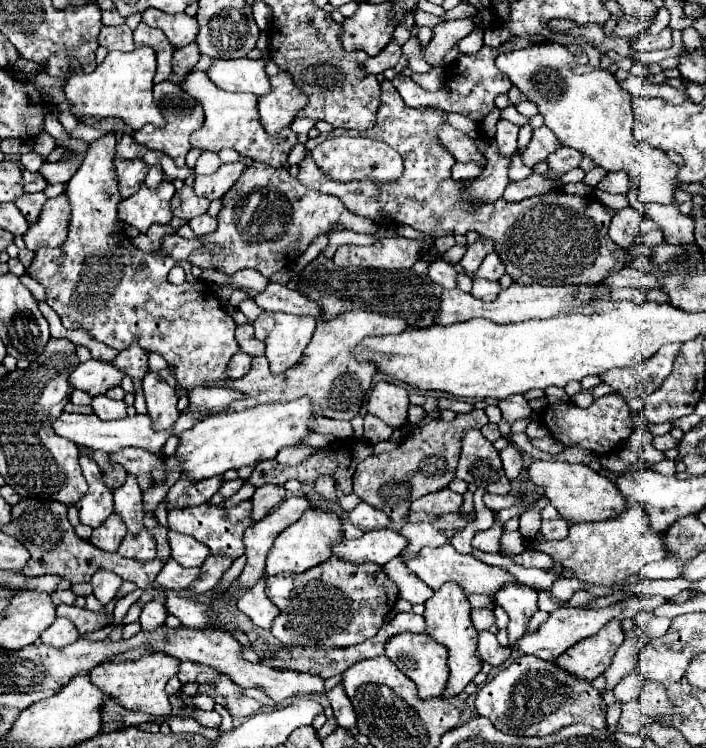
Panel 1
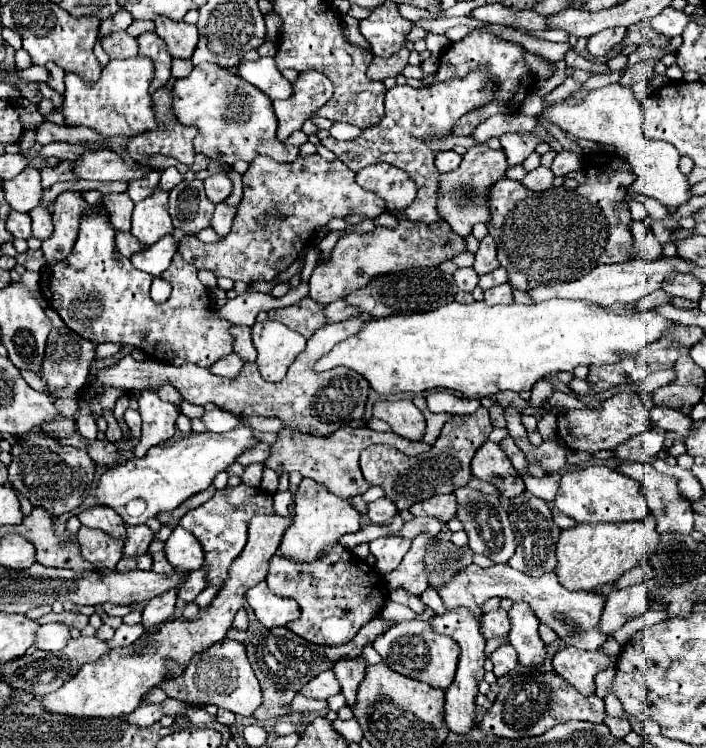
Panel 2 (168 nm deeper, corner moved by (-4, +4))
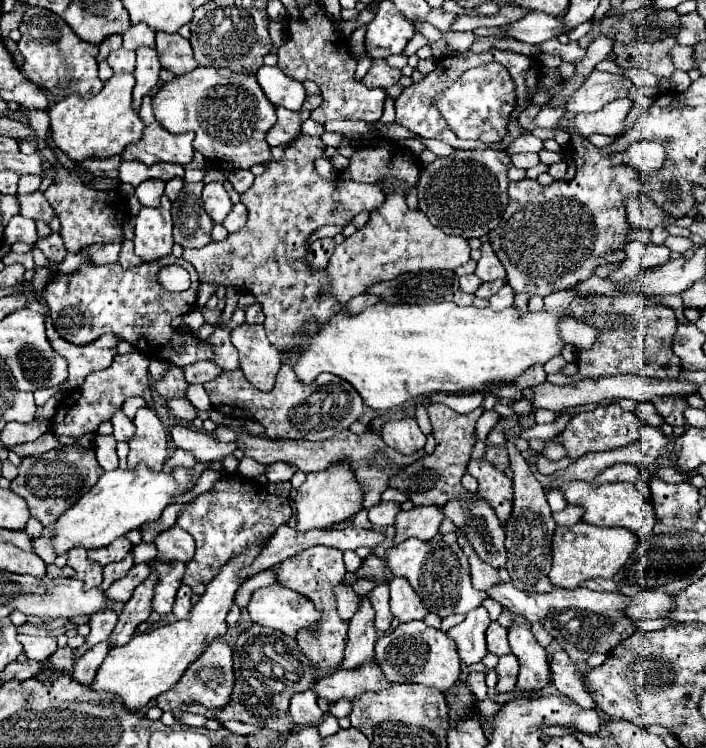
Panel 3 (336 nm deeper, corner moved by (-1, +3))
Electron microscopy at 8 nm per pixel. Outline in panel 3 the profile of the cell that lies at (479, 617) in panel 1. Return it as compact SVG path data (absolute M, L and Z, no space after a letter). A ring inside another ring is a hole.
M491 621L487 627L487 649L495 655L505 655L509 653L509 643L507 643L507 629L499 625L499 621Z

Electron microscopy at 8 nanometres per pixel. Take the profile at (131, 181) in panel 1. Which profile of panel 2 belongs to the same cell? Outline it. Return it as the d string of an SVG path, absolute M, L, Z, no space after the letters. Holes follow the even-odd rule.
M154 170L154 172L146 174L142 180L130 182L128 196L132 198L132 202L140 202L140 200L144 200L144 198L154 194L154 190L158 188L158 182L160 182L160 172Z

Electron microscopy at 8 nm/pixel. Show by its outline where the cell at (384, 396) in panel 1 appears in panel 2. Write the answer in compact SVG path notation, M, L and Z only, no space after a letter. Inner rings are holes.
M380 400L374 404L374 416L388 422L392 432L416 442L426 432L426 420L412 400Z

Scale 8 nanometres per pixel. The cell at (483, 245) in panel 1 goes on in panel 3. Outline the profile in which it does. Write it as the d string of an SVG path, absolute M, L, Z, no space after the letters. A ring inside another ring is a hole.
M483 243L483 245L481 245L481 259L477 261L475 275L477 275L481 281L505 279L505 269L503 269L503 265L499 263L499 259L497 259L497 255L493 253L493 249L491 249L489 243Z

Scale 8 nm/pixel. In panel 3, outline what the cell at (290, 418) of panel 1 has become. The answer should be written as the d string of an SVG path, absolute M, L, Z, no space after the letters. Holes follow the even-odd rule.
M141 463L135 469L113 469L105 471L95 487L85 493L71 509L67 509L55 523L55 551L57 555L77 547L79 543L87 549L103 547L115 541L117 537L141 527L143 523L157 521L167 505L175 497L181 497L185 491L179 489L177 479L171 471L153 471L149 465Z

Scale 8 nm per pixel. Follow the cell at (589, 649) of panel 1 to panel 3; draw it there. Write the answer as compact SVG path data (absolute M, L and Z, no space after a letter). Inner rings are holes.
M557 651L551 657L551 679L553 685L563 693L565 697L571 697L575 703L579 703L583 709L595 707L591 695L585 689L585 681L577 669L577 665L567 657L565 651Z

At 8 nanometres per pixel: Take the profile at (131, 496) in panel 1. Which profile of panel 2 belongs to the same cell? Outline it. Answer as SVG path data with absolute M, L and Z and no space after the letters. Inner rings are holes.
M126 526L128 530L128 540L124 544L124 558L132 558L132 556L142 556L148 552L148 546L154 538L154 532L148 526Z

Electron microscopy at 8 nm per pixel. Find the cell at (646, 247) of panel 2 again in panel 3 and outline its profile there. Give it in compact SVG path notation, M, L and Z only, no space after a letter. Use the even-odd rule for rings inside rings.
M647 243L645 247L645 255L643 255L643 267L655 267L655 265L663 265L669 259L669 249L665 245L657 247L653 243Z

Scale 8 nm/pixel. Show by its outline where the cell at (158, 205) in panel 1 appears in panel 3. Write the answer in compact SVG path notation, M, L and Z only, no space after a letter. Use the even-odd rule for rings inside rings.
M163 195L159 207L141 207L139 215L135 217L135 253L143 261L155 261L171 253L173 247L173 223L171 223L171 201Z

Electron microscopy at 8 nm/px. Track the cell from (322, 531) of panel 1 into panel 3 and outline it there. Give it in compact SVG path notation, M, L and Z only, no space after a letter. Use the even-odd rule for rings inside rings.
M339 463L319 473L307 473L307 481L299 487L295 495L295 507L297 507L295 531L305 533L309 529L329 529L339 523L345 523L363 509L361 503L363 503L363 491L347 465Z

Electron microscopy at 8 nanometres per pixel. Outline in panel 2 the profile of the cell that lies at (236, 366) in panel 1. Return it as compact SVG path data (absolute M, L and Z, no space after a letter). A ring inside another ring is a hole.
M232 352L232 354L224 356L222 360L218 360L216 364L212 364L212 366L210 366L210 372L216 374L216 376L234 378L234 376L238 376L238 372L240 372L242 366L244 366L242 360L238 360L238 356L234 356L234 352Z

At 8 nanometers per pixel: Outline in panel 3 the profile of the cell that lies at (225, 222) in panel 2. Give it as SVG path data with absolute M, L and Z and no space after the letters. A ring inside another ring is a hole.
M237 203L237 205L233 205L231 213L225 217L223 227L225 227L229 233L237 233L239 229L243 229L245 221L247 221L247 207L245 207L243 203Z

